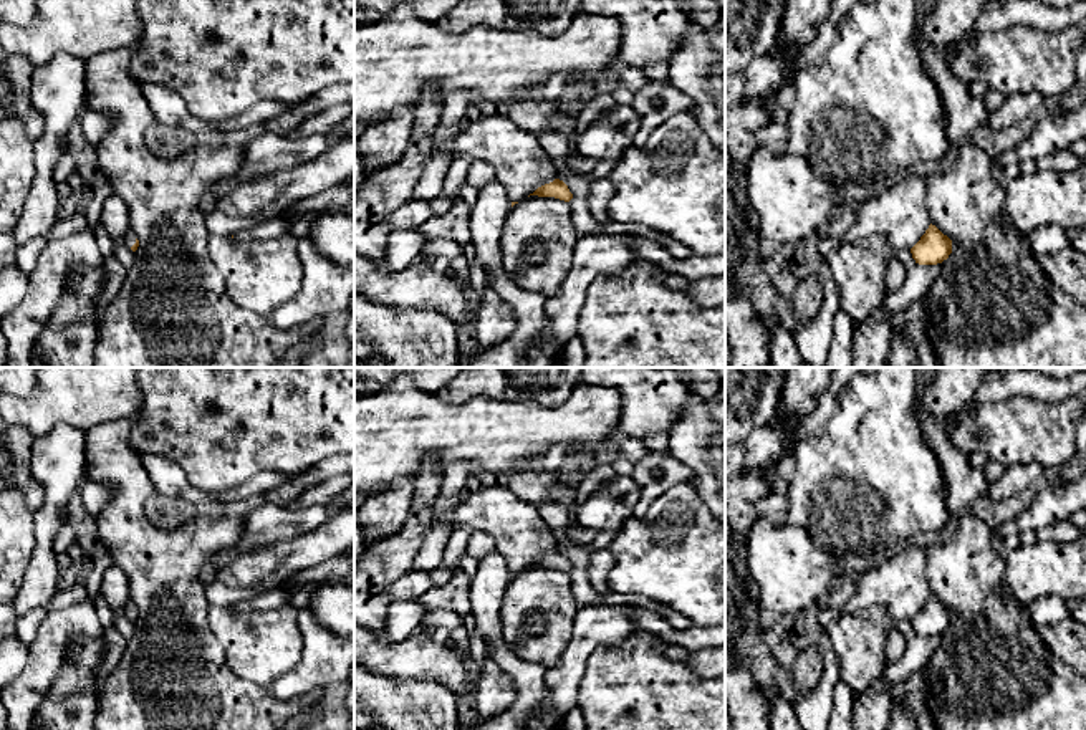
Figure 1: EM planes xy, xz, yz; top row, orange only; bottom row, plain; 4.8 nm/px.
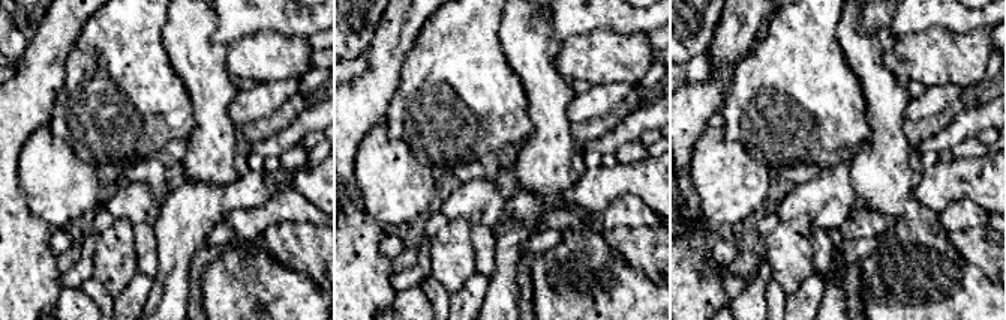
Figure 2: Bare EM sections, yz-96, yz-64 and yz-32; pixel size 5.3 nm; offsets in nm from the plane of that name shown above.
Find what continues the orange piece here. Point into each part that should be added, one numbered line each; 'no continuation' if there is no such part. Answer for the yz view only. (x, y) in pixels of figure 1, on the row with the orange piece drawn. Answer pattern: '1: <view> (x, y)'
no continuation

